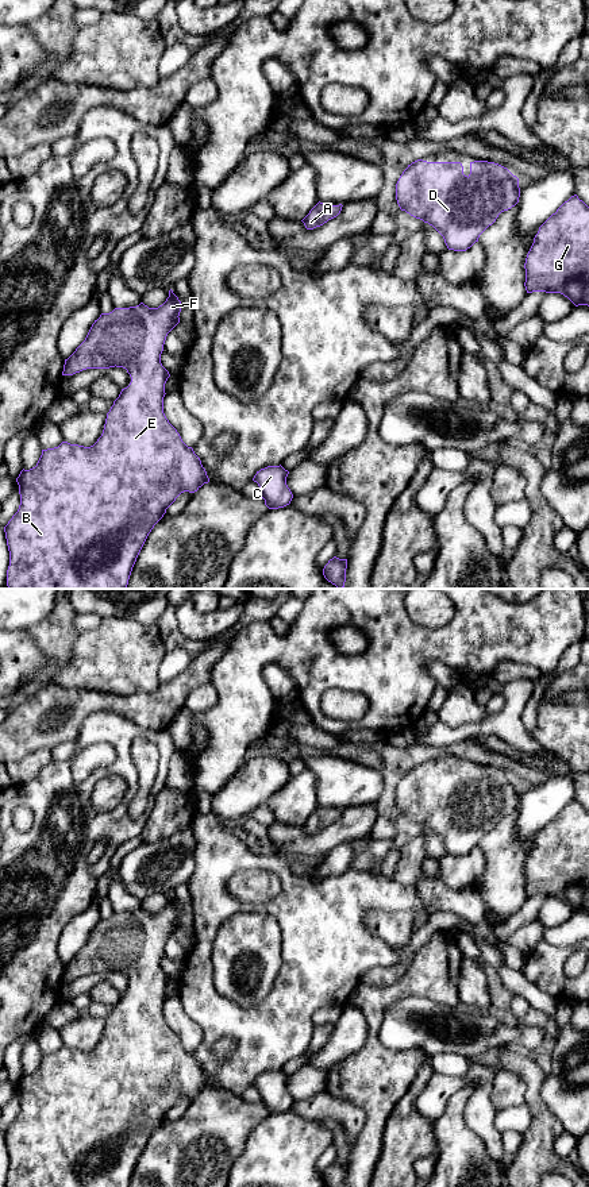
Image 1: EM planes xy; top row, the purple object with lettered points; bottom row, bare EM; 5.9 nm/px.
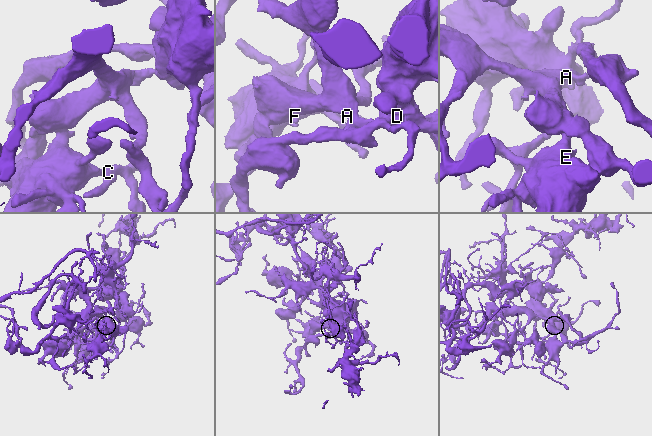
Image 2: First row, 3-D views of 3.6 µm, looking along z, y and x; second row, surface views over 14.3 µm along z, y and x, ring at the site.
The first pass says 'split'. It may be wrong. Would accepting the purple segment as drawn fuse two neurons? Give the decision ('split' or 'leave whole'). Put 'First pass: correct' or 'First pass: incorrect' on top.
First pass: incorrect
leave whole

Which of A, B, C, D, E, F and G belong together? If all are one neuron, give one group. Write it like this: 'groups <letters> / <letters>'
groups A B C D E F G

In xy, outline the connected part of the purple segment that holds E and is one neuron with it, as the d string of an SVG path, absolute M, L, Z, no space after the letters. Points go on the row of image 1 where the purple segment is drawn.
M169 290L169 297L158 308L149 308L143 302L130 308L115 308L109 313L101 313L92 324L85 340L76 348L76 351L65 359L62 375L73 375L86 369L109 369L123 367L131 377L127 388L122 389L119 397L113 401L107 413L105 424L101 436L91 447L70 444L62 442L58 447L42 450L42 455L35 467L22 470L16 482L19 485L20 505L18 512L12 516L4 527L7 546L9 551L9 566L7 570L7 586L9 589L127 589L128 579L136 558L154 525L163 517L166 509L184 493L195 493L204 483L209 482L205 469L200 458L195 454L192 447L188 447L177 429L169 423L163 413L165 384L170 377L169 371L161 363L161 354L168 334L180 323L181 301Z

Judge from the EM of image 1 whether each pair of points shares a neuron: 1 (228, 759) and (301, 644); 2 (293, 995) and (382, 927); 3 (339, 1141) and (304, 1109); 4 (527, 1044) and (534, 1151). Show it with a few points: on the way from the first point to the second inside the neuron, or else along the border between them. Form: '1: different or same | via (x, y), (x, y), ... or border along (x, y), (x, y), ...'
1: same | via (237, 724), (242, 716), (242, 678), (266, 654)
2: different | border along (369, 912), (365, 917), (365, 925), (395, 952)
3: different | border along (320, 1120), (333, 1120), (341, 1128), (349, 1149)
4: different | border along (515, 1047), (526, 1052)

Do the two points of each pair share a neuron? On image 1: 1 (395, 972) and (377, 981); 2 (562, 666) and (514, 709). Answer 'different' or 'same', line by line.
1: same
2: different

